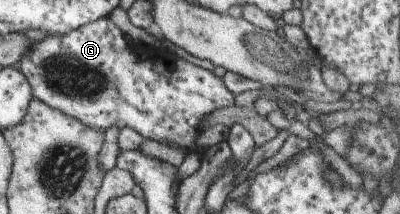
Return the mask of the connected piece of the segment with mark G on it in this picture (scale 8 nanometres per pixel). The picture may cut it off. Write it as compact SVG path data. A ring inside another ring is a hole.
M108 17L81 25L78 29L75 29L66 35L55 35L54 37L44 39L44 41L36 42L33 48L23 56L18 63L18 67L28 78L34 98L38 98L40 101L47 103L51 108L62 111L62 113L65 113L67 116L79 119L88 127L99 129L106 133L108 129L114 129L114 127L116 127L116 129L122 129L124 126L128 126L134 129L134 131L137 131L144 138L153 139L160 143L166 143L166 145L172 145L172 147L183 148L186 155L188 155L190 151L197 152L198 147L196 146L196 139L198 139L198 136L204 131L204 128L201 127L202 121L204 121L204 118L208 117L215 109L234 105L235 95L230 93L229 89L225 88L222 78L215 77L212 71L205 70L202 67L195 66L187 61L176 61L176 69L174 69L174 71L172 71L172 65L170 65L170 63L166 63L166 65L162 63L162 65L160 65L160 71L156 71L156 73L154 73L154 65L136 65L138 61L148 59L148 57L140 57L140 55L136 57L134 48L138 47L140 47L140 45L134 44Z

